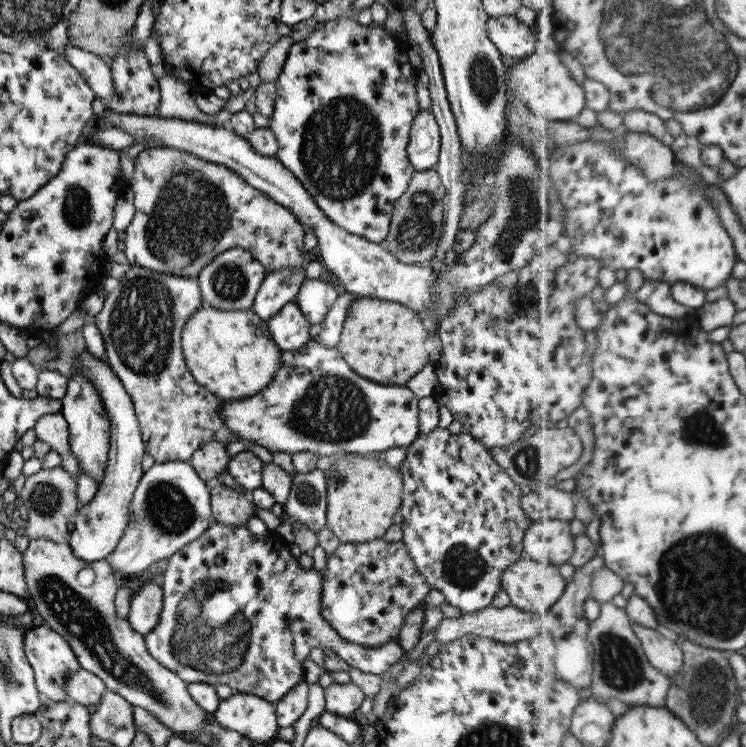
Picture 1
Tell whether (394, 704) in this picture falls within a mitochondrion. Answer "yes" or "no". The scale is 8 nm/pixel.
no

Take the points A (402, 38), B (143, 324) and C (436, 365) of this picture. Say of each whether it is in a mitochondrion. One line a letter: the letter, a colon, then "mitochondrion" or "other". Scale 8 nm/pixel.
A: other
B: mitochondrion
C: other

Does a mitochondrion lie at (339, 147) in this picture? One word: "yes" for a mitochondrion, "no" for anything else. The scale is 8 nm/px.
yes

